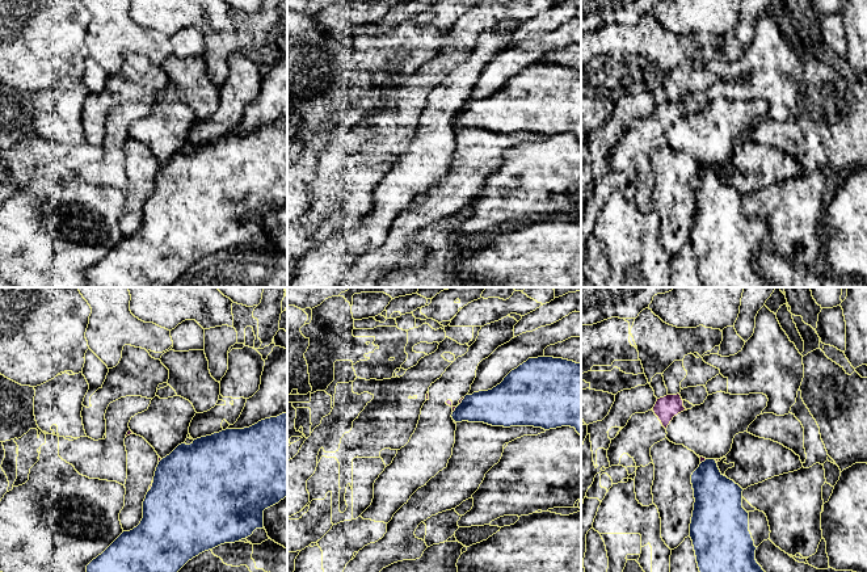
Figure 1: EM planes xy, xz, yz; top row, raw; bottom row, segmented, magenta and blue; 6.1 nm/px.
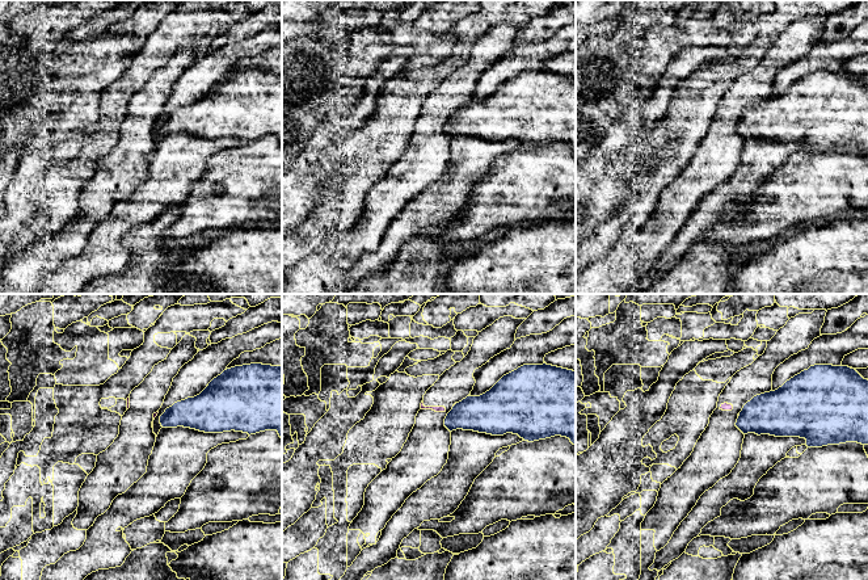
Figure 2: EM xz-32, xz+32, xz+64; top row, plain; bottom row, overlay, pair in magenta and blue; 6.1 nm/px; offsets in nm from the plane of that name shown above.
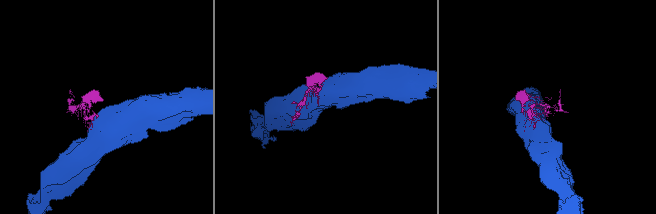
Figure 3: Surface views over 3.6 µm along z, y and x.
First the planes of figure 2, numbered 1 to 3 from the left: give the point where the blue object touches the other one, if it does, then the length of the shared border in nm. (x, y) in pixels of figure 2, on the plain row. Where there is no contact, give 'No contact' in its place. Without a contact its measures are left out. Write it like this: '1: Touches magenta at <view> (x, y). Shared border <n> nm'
1: No contact
2: No contact
3: No contact

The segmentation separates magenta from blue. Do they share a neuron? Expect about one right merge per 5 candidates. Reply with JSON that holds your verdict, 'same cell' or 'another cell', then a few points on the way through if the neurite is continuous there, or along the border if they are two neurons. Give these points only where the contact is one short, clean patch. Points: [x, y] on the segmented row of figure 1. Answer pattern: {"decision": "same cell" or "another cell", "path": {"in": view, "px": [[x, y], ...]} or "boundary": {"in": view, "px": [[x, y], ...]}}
{"decision": "another cell", "boundary": {"in": "xz", "px": [[464, 398], [453, 412]]}}

